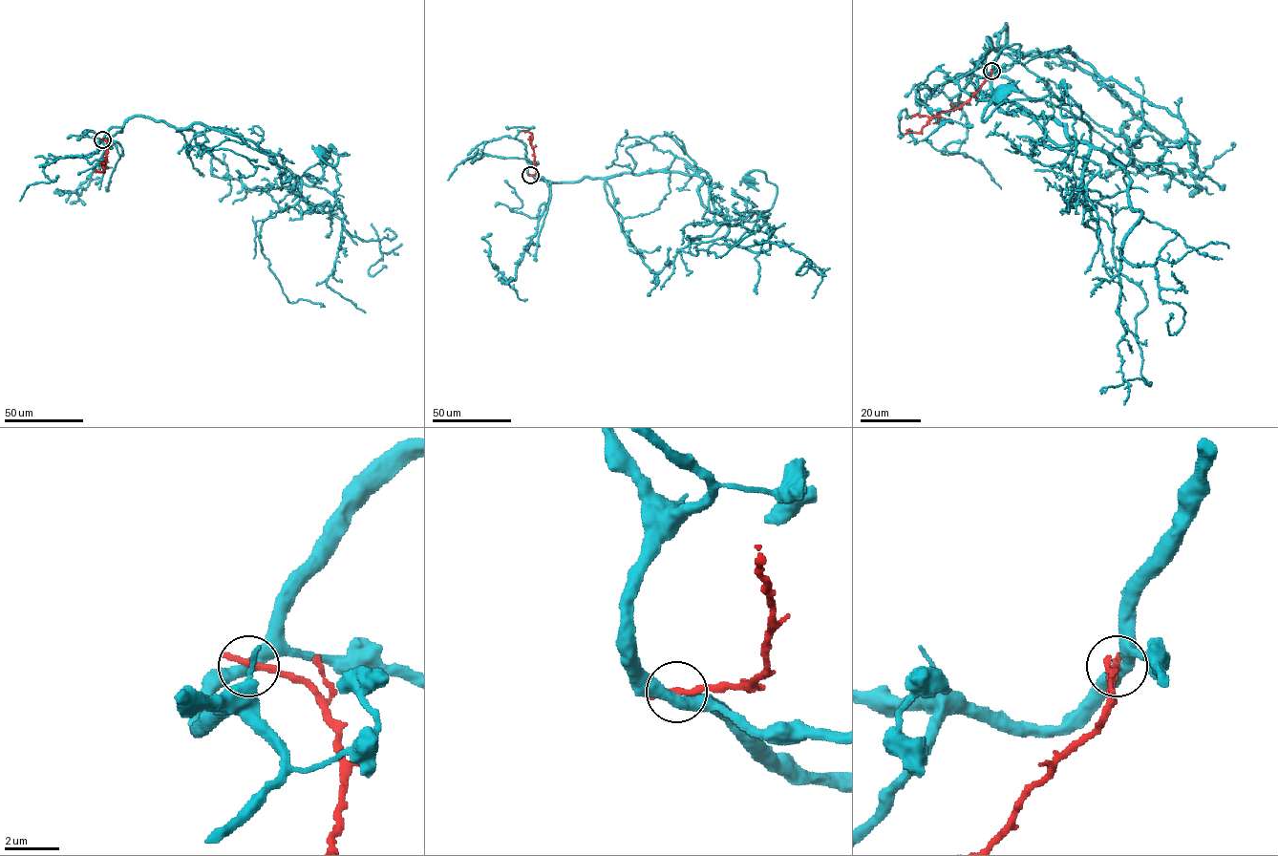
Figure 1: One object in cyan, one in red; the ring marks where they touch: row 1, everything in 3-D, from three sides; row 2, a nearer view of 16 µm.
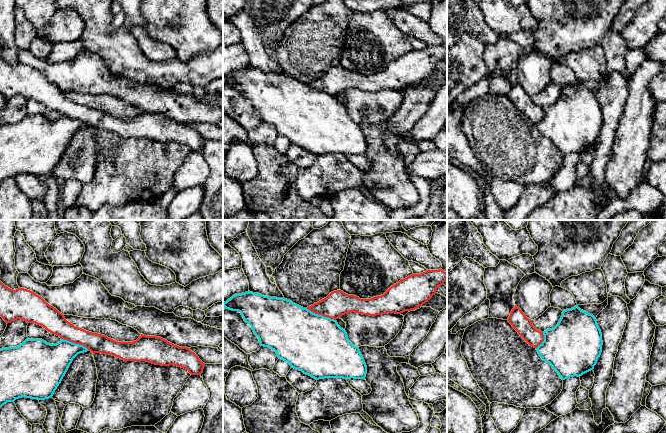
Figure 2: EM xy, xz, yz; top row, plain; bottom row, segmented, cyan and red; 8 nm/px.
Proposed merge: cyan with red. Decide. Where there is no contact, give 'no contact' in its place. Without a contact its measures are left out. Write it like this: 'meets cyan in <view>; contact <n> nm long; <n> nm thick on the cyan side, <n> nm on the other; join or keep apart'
meets cyan in xz; contact 260 nm long; 480 nm thick on the cyan side, 200 nm on the other; keep apart

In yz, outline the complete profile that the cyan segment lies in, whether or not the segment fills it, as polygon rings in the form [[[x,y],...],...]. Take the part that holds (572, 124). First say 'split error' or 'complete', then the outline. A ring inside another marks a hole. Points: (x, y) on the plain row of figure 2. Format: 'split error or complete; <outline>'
complete; [[[578,81],[563,86],[558,100],[543,111],[544,117],[536,126],[562,156],[593,146],[602,128],[602,109],[596,94]]]

